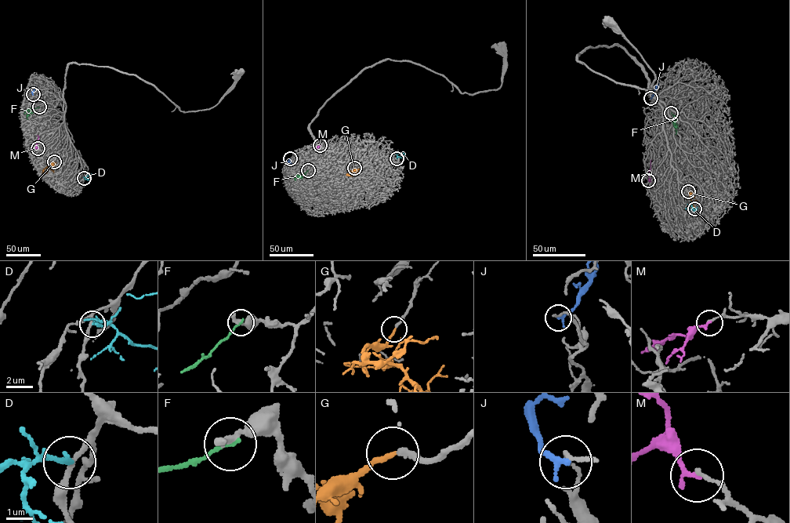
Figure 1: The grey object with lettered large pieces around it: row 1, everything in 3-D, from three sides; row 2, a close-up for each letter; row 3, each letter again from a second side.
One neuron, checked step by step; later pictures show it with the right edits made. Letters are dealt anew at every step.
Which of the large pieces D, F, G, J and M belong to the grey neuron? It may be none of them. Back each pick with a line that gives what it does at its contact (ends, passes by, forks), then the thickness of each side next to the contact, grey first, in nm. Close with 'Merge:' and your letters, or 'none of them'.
G: it ends | 200/180 nm
Merge: G

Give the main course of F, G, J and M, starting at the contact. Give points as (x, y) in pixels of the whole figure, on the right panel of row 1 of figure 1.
F: (671, 113), (675, 119), (673, 122), (675, 134)
G: (688, 191), (695, 208), (691, 205)
J: (650, 98), (658, 84)
M: (648, 181), (650, 159)

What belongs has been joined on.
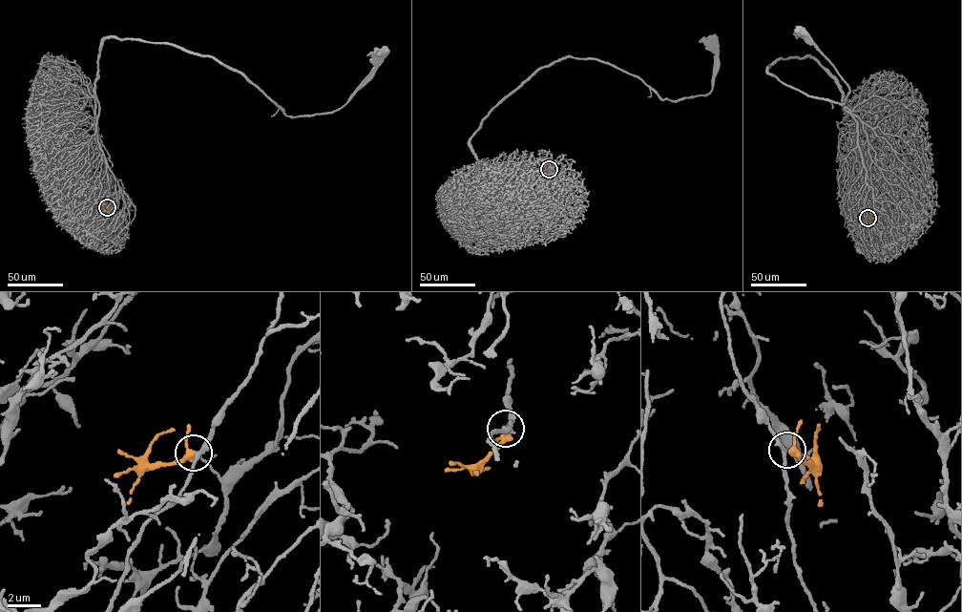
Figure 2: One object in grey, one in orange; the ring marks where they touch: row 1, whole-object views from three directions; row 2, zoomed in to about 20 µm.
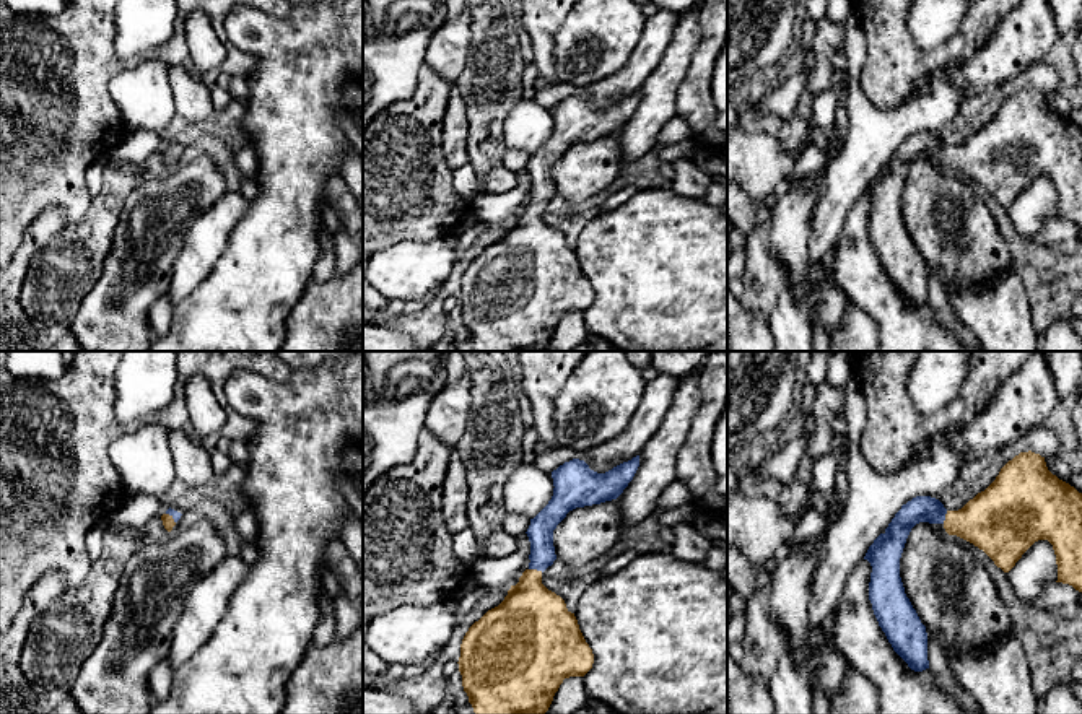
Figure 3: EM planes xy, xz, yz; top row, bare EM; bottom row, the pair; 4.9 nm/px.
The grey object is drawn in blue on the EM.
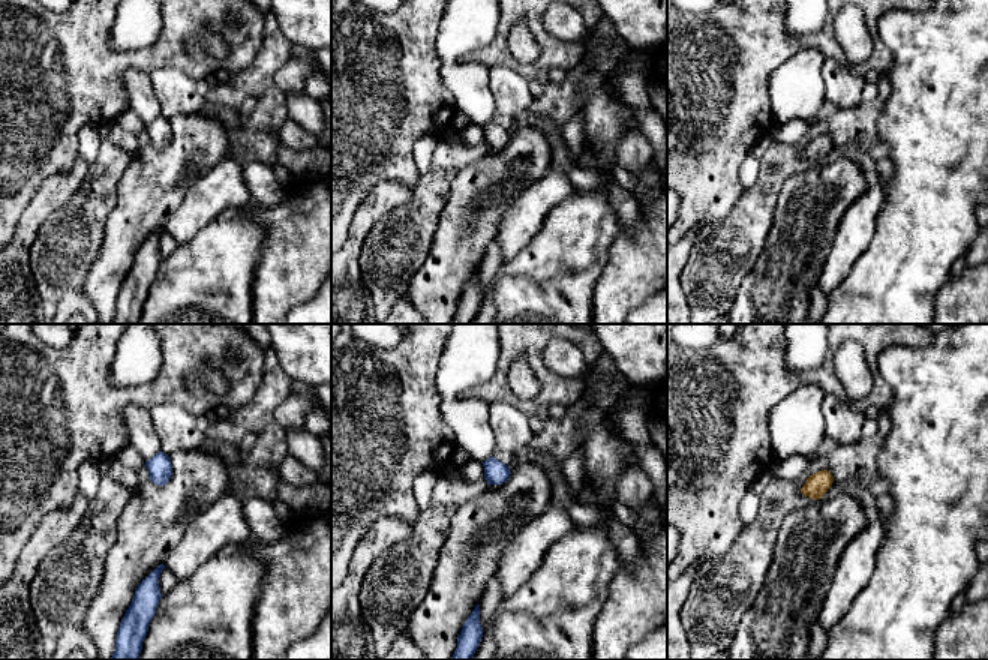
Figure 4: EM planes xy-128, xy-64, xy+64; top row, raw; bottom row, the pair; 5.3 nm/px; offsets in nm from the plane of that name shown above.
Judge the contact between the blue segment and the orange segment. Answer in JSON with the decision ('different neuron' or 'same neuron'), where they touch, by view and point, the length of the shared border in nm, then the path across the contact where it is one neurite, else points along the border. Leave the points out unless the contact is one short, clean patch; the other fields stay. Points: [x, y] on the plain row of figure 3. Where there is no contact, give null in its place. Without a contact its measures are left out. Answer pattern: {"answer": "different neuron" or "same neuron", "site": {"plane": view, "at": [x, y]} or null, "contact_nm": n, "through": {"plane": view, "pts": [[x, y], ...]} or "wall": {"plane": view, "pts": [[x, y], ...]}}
{"answer": "same neuron", "site": {"plane": "xz", "at": [536, 204]}, "contact_nm": 70, "through": {"plane": "xz", "pts": [[542, 191], [536, 204], [531, 213], [531, 254]]}}

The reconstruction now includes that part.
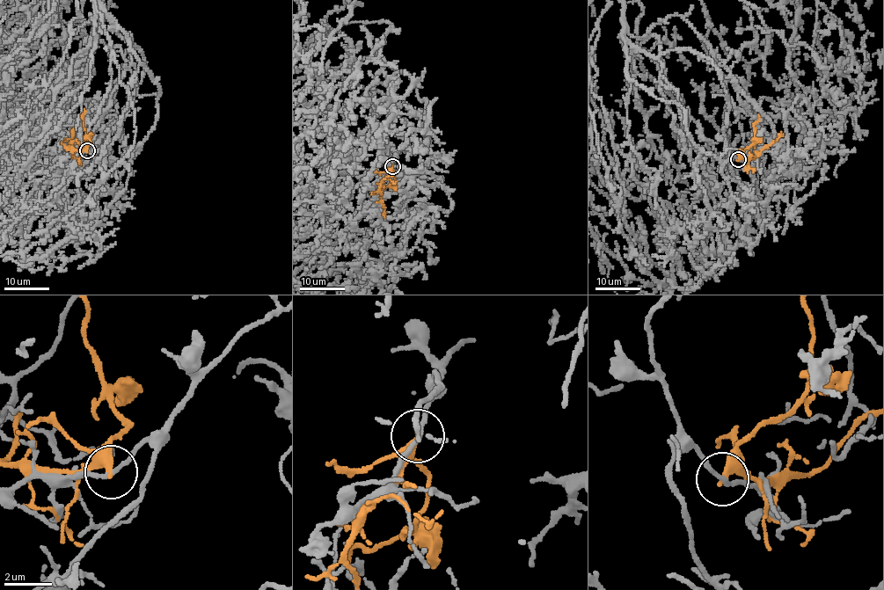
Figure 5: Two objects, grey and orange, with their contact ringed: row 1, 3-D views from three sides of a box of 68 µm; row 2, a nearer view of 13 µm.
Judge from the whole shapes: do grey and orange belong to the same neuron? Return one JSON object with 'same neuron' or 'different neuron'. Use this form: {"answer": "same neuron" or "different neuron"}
{"answer": "different neuron"}

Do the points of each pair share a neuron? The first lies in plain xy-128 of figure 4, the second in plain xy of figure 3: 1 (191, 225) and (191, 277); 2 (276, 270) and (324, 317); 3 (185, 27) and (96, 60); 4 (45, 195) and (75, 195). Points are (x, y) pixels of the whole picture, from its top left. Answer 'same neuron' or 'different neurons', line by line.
1: same neuron
2: same neuron
3: same neuron
4: different neurons

